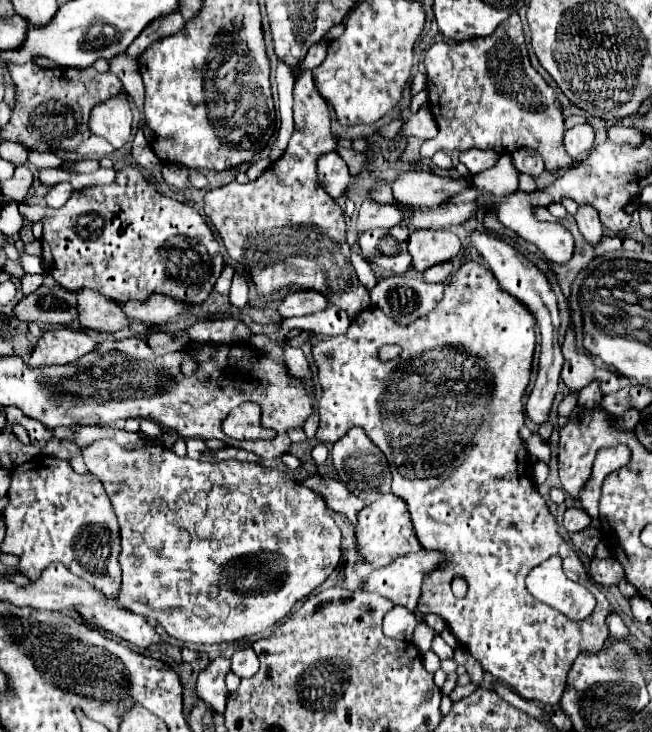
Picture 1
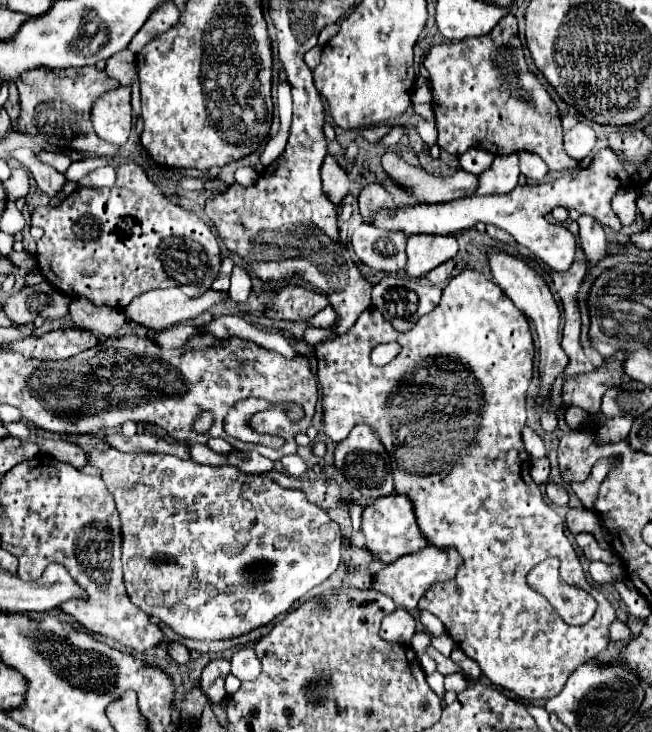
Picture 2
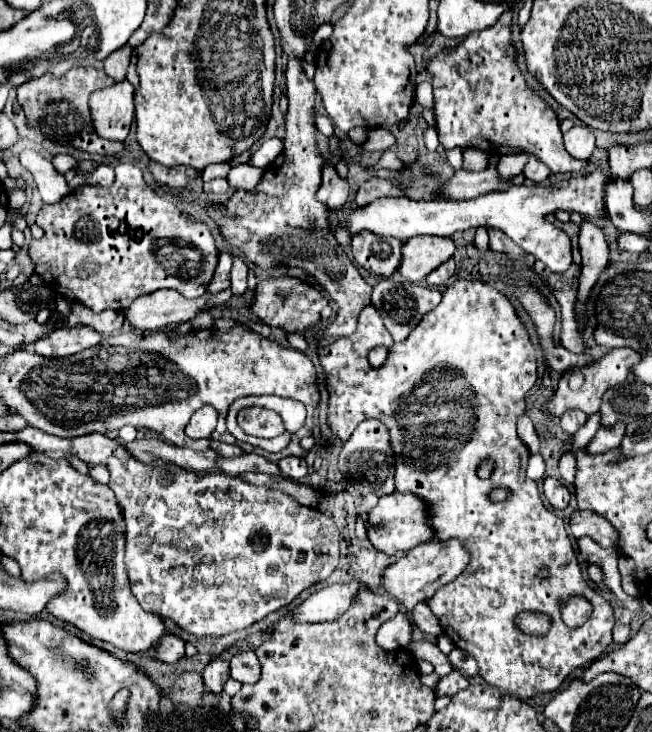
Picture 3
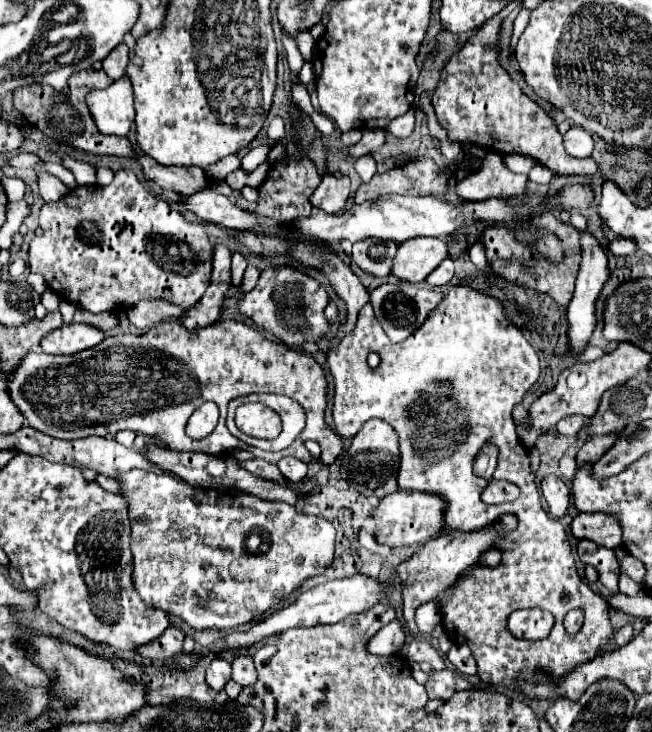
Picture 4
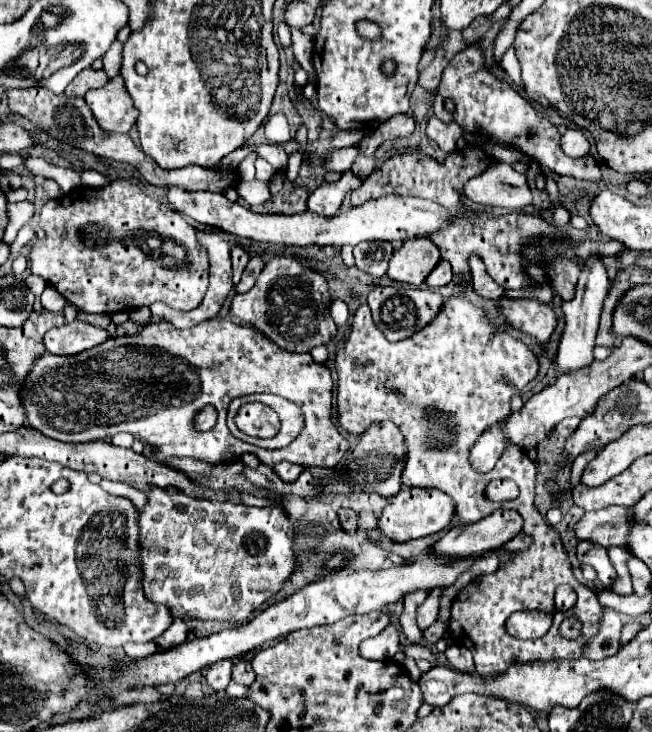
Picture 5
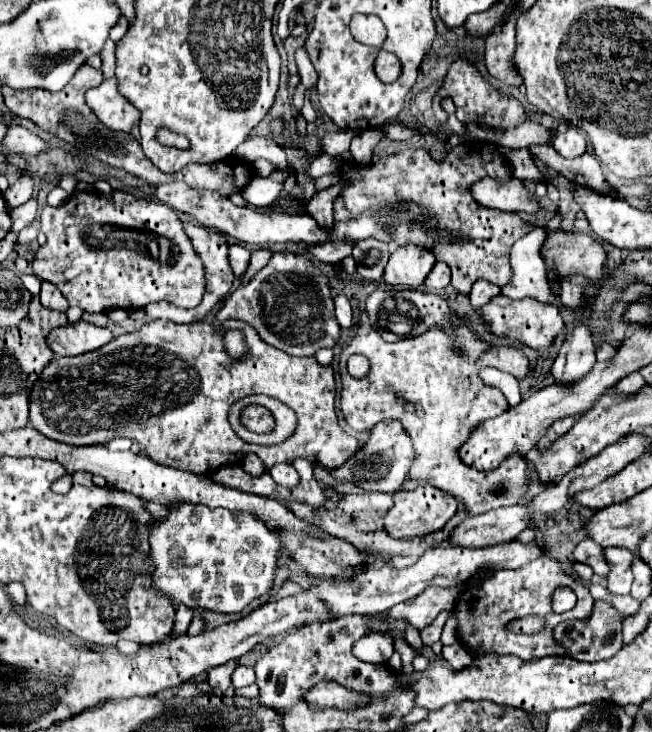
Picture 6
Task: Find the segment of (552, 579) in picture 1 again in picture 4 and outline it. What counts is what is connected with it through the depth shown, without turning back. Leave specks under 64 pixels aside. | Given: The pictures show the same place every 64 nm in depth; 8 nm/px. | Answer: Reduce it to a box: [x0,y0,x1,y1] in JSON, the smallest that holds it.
[564,610,582,634]

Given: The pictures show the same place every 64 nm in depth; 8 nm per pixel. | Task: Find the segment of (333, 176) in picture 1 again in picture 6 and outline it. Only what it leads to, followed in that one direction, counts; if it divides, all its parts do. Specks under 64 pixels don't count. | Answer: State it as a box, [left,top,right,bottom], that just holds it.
[308,182,344,232]

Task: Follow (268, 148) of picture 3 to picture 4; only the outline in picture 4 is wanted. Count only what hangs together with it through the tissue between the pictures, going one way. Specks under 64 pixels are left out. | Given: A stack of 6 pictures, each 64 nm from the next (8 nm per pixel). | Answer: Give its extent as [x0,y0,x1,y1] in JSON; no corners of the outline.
[240,146,270,174]

